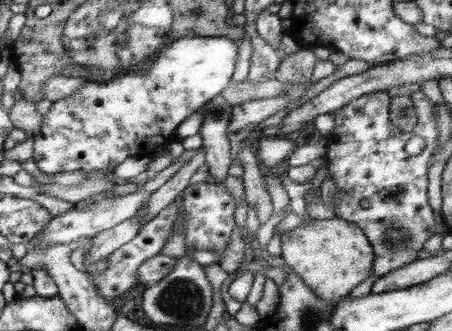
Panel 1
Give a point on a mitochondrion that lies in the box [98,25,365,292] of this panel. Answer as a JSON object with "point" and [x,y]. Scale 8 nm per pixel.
{"point":[216,113]}

